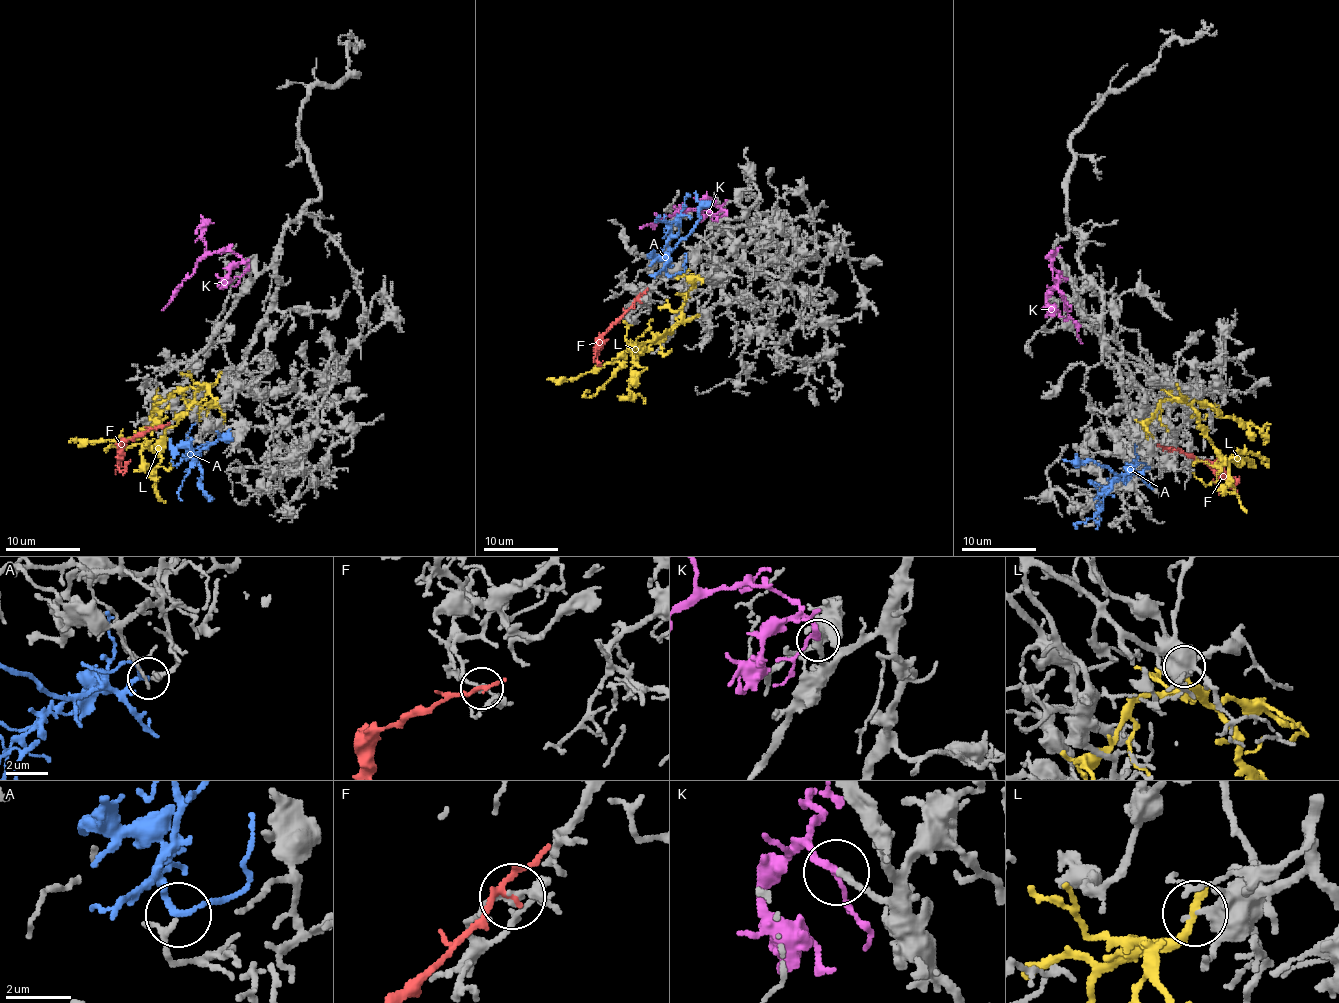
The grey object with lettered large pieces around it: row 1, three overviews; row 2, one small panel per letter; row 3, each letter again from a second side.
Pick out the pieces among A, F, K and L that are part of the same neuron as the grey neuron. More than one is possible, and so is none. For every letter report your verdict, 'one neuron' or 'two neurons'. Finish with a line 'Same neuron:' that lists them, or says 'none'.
A: one neuron
F: two neurons
K: one neuron
L: two neurons
Same neuron: A, K

